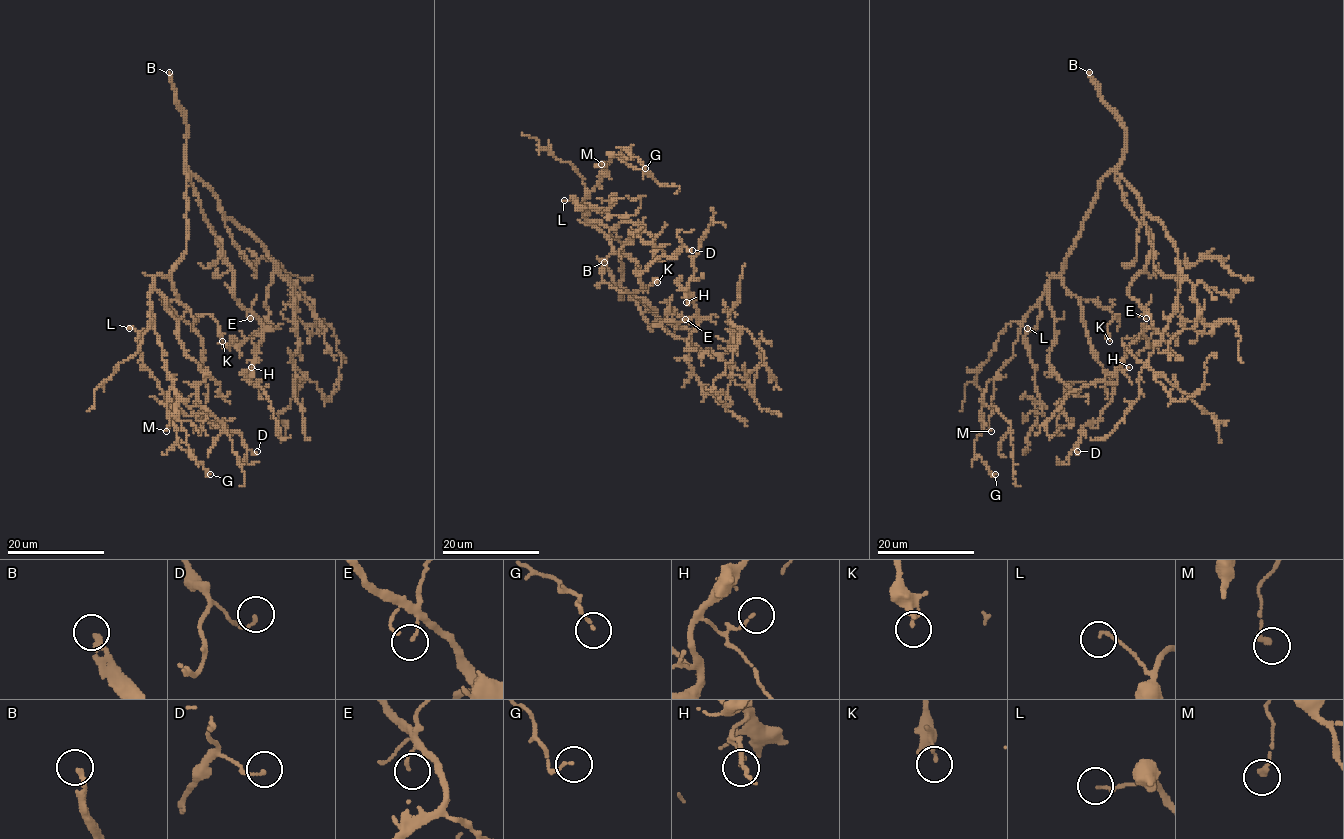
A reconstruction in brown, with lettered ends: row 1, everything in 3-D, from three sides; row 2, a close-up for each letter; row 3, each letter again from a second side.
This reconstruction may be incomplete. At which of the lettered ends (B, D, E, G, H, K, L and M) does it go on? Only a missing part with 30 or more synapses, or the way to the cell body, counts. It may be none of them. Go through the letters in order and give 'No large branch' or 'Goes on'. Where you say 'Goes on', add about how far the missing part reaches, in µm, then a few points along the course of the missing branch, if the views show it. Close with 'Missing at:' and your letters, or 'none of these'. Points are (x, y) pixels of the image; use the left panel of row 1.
B: Goes on. Missing length about 170 µm
D: No large branch
E: No large branch
G: No large branch
H: No large branch
K: No large branch
L: No large branch
M: No large branch
Missing at: B

